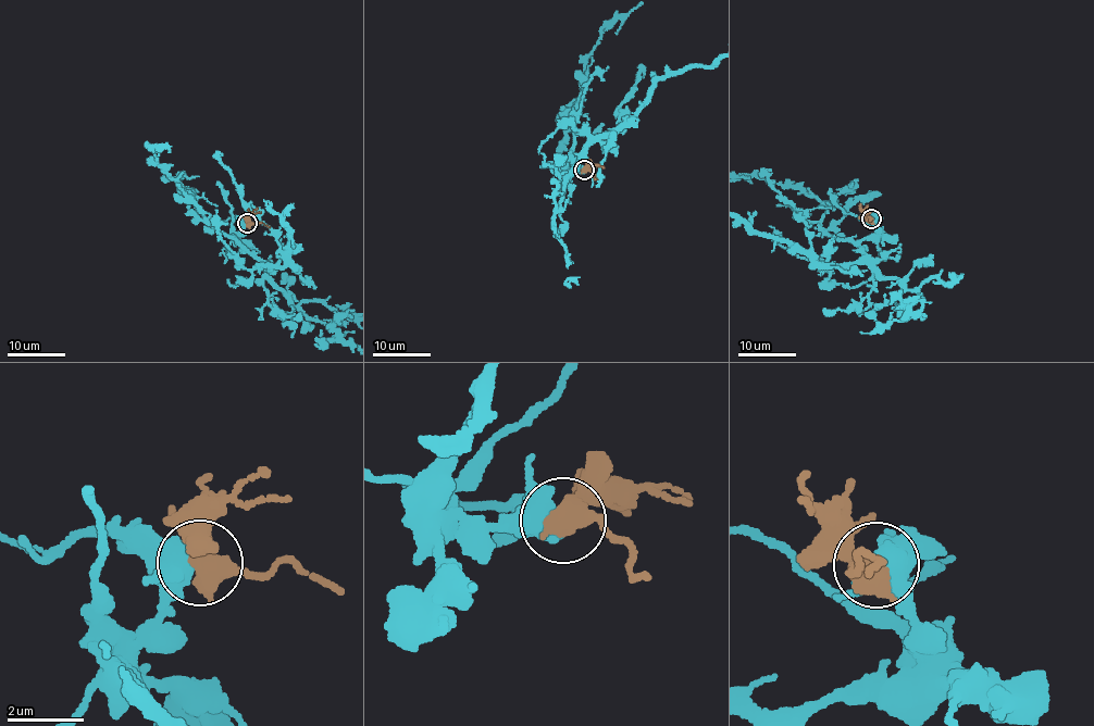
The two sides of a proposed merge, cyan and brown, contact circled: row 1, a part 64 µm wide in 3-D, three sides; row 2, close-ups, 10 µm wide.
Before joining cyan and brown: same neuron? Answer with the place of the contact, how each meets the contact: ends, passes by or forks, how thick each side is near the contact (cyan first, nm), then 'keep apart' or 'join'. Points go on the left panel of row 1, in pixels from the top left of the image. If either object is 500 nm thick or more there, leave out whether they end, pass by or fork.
(247, 223) | 500/550 nm | join

